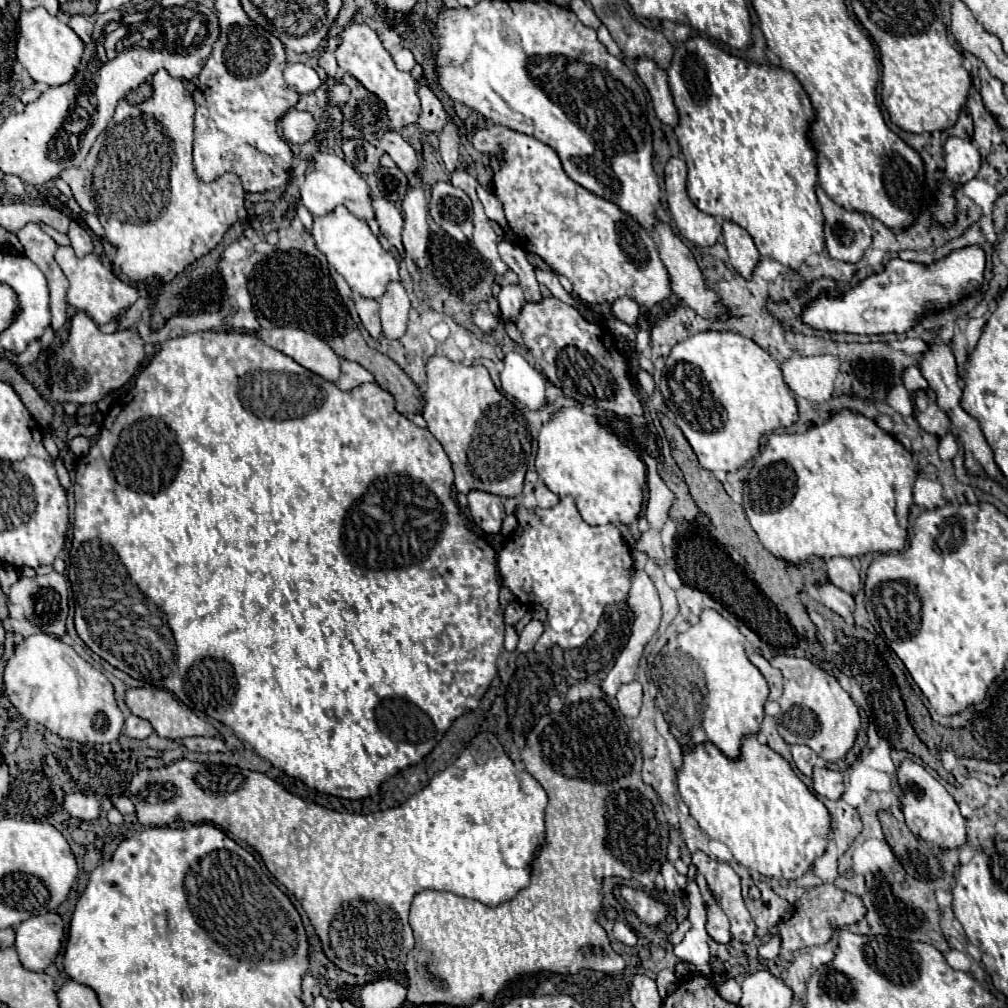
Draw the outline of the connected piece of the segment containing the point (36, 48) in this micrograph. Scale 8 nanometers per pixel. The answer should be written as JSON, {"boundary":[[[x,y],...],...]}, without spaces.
{"boundary":[[[41,7],[31,11],[21,11],[19,15],[19,35],[17,35],[17,61],[27,69],[33,81],[45,85],[63,85],[75,75],[83,53],[83,41],[75,31],[63,23],[59,17],[49,15]]]}

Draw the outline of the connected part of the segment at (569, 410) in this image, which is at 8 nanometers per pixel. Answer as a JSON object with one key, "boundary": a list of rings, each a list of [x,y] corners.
{"boundary":[[[563,407],[543,423],[535,471],[549,491],[561,497],[571,495],[579,515],[589,525],[631,525],[637,521],[647,473],[643,461],[611,431],[607,431],[597,417],[583,413],[579,407]]]}

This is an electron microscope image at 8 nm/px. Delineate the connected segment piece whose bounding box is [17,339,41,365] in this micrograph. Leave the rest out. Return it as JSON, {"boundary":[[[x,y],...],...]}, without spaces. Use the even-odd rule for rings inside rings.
{"boundary":[[[35,339],[35,341],[31,341],[29,345],[27,345],[27,349],[17,357],[17,361],[19,361],[19,365],[25,365],[25,363],[31,363],[33,359],[37,359],[37,355],[39,355],[39,351],[41,351],[41,343],[39,343],[39,339]]]}

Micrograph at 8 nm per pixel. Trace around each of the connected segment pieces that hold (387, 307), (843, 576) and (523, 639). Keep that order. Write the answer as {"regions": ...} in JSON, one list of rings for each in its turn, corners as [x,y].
{"regions":[[[[391,281],[387,285],[385,295],[379,299],[381,303],[381,323],[383,335],[387,339],[399,339],[407,329],[411,301],[399,281]]],[[[831,557],[825,561],[825,569],[827,569],[827,579],[837,585],[839,589],[855,595],[859,591],[861,579],[859,573],[855,569],[855,565],[851,563],[851,559],[847,557]]],[[[533,619],[533,621],[523,629],[523,633],[519,635],[517,651],[521,651],[521,653],[531,651],[531,649],[533,649],[533,645],[537,643],[537,639],[541,637],[541,633],[543,633],[543,623],[541,623],[541,621],[537,621],[537,619]]]]}

